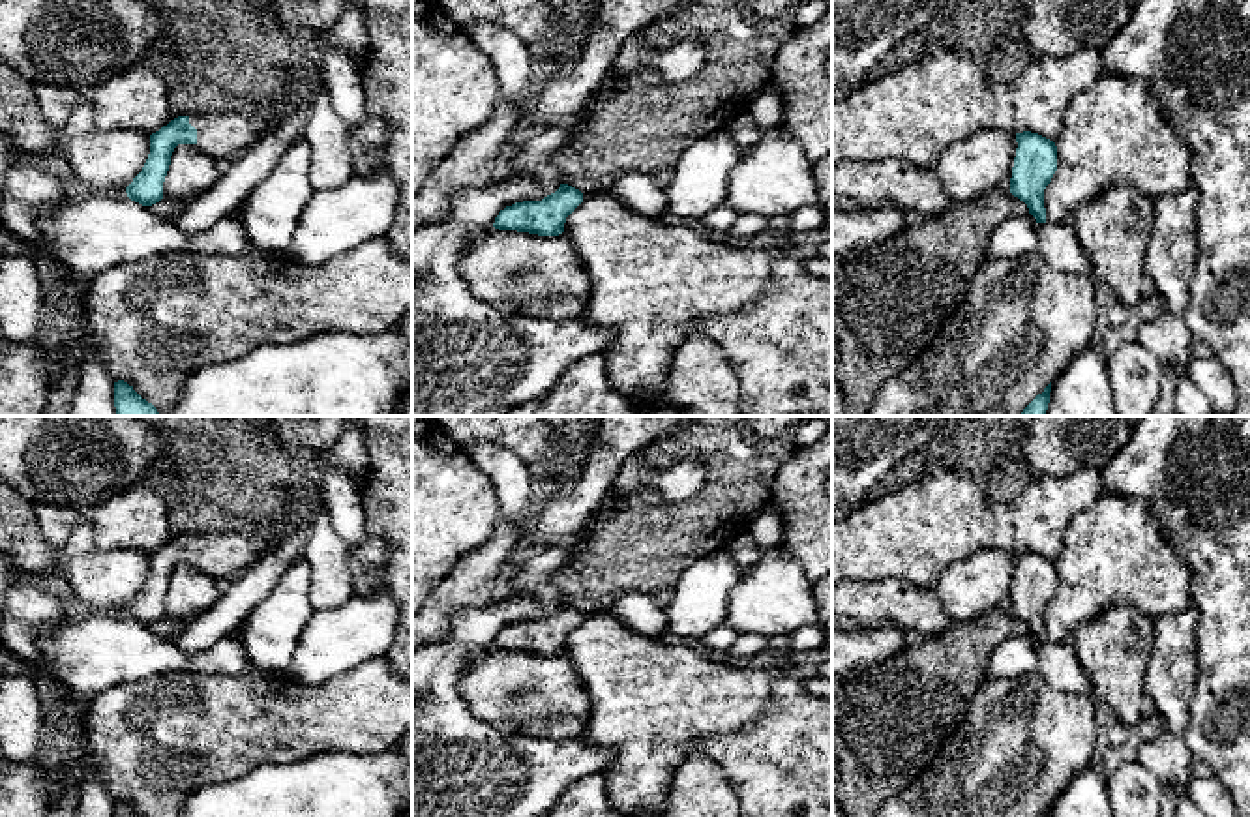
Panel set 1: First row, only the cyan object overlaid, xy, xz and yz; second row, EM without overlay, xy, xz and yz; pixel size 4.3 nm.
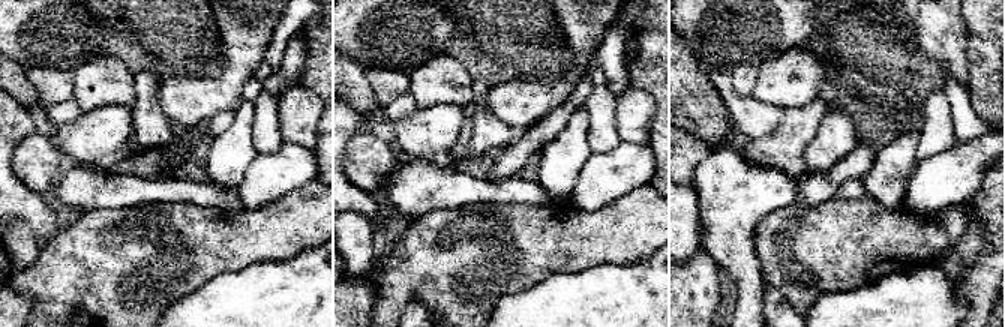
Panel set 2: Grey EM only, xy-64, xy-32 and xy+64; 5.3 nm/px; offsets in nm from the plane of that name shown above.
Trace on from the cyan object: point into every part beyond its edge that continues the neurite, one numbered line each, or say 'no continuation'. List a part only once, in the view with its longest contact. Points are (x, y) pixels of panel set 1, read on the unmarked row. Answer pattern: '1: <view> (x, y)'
1: xy (223, 555)

